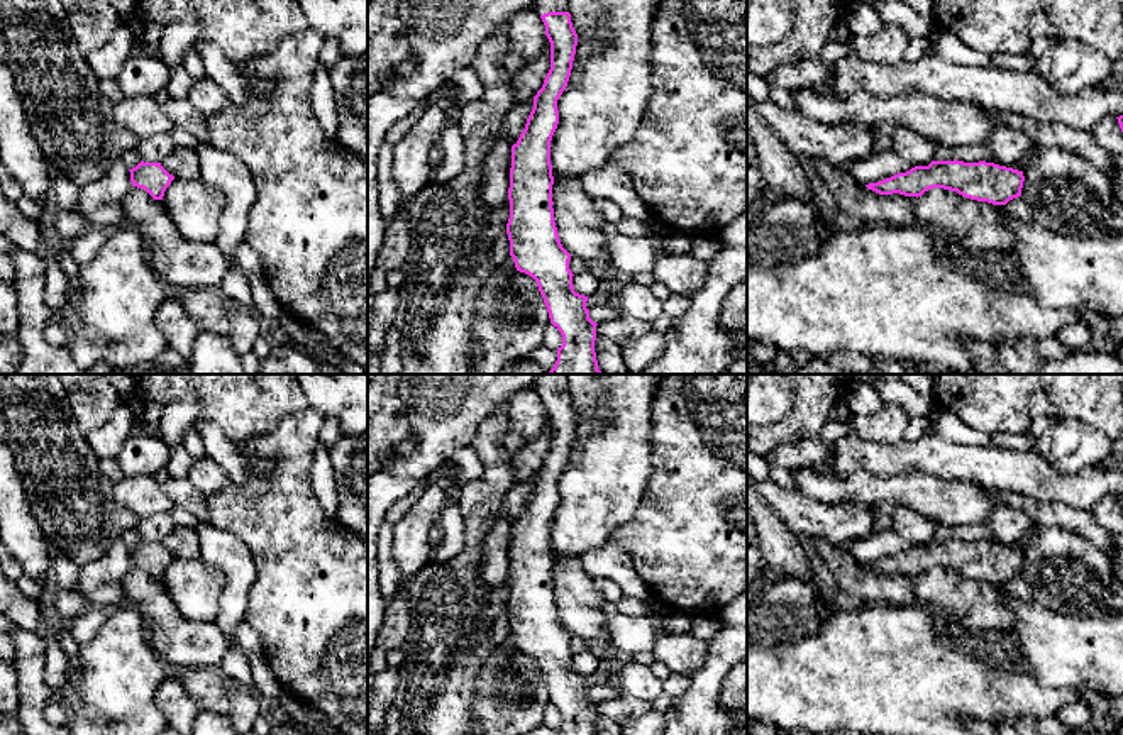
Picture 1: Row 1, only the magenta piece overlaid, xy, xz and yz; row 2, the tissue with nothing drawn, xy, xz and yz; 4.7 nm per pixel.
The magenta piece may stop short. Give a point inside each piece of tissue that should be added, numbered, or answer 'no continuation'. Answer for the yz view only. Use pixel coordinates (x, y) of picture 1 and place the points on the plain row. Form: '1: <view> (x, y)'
no continuation

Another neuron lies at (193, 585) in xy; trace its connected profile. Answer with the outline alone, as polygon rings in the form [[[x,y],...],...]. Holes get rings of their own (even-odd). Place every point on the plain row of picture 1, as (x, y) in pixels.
[[[174,557],[166,567],[163,584],[178,611],[190,622],[215,622],[225,576],[198,559]]]

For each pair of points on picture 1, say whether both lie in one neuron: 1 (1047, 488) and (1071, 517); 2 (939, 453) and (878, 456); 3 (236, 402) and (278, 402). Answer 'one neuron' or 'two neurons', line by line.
1: two neurons
2: one neuron
3: one neuron

